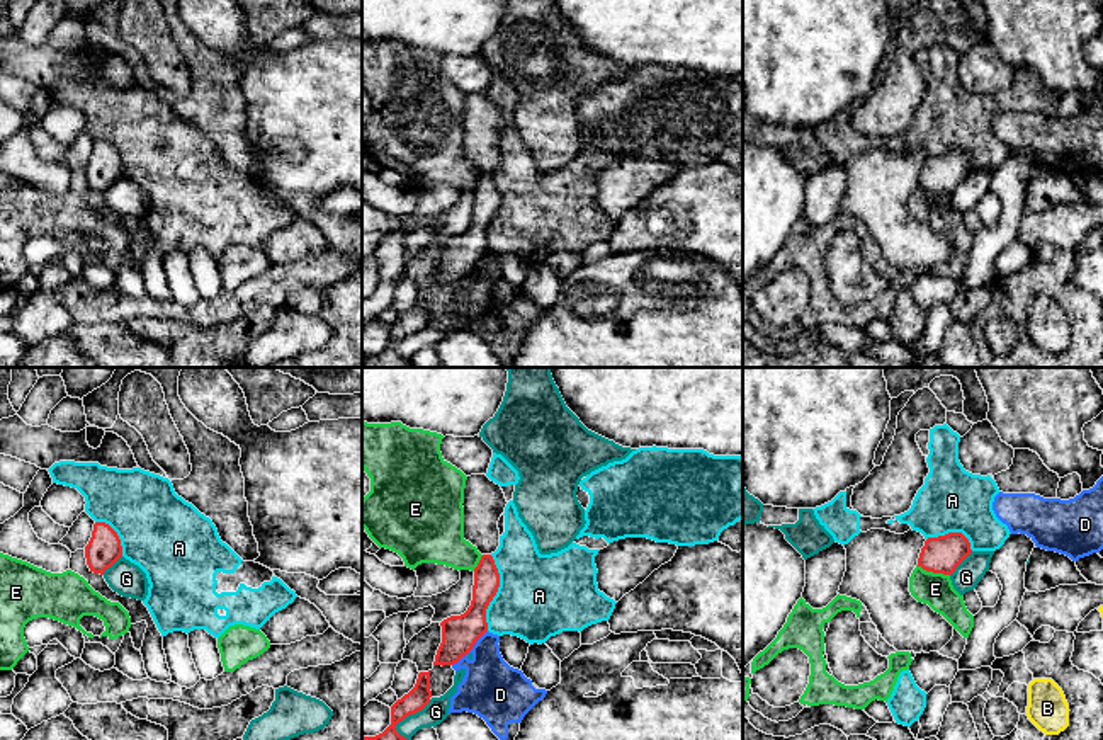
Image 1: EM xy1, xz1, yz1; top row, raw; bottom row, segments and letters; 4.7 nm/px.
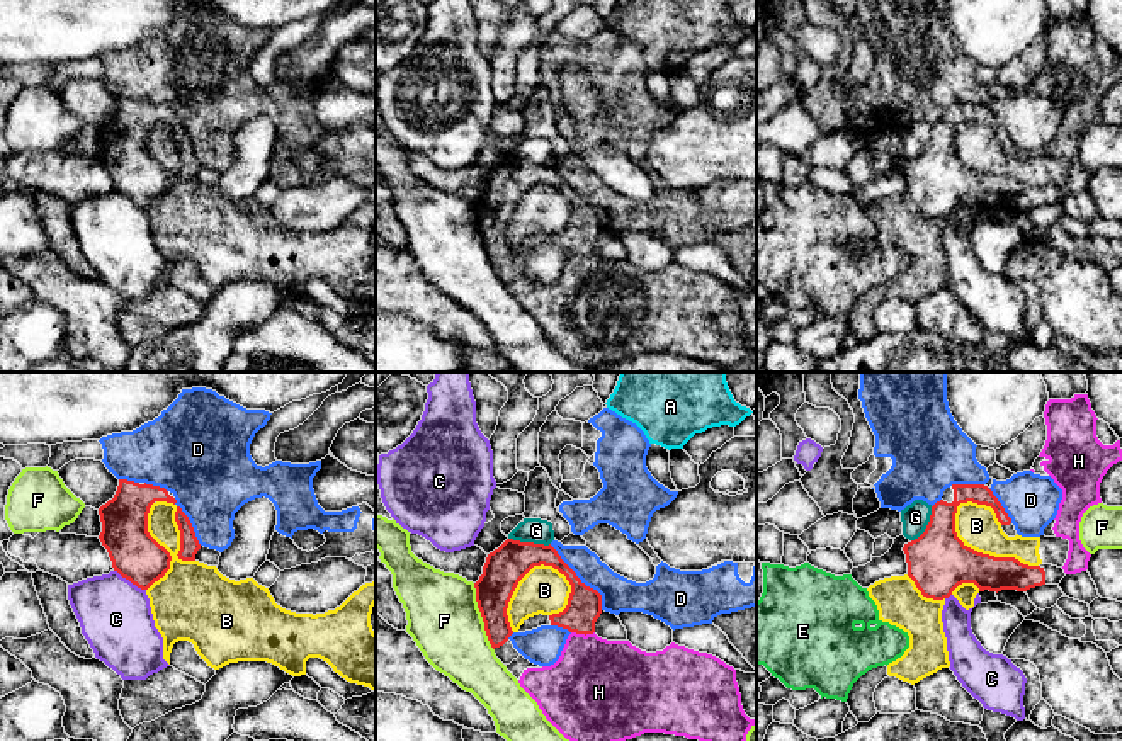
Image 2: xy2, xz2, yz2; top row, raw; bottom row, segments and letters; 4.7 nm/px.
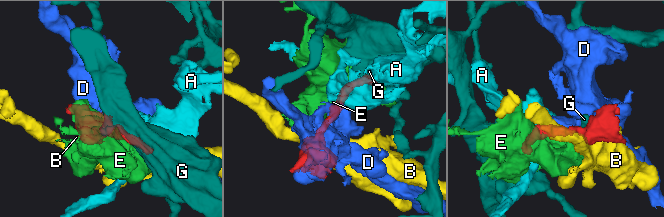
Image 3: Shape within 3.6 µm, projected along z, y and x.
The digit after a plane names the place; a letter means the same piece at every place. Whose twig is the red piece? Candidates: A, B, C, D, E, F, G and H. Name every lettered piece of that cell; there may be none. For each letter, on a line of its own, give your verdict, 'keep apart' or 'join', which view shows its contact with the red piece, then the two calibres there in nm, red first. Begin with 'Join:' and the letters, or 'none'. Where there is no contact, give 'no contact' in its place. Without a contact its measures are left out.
Join: H
A: keep apart | xz1 | 160/400 nm
B: keep apart | yz2 | 280/200 nm
C: keep apart | xy2 | 240/340 nm
D: keep apart | xz2 | 160/160 nm
E: keep apart | yz1 | 180/160 nm
F: keep apart | xz2 | 190/340 nm
G: keep apart | xz1 | 160/110 nm
H: join | xz2 | 160/420 nm

